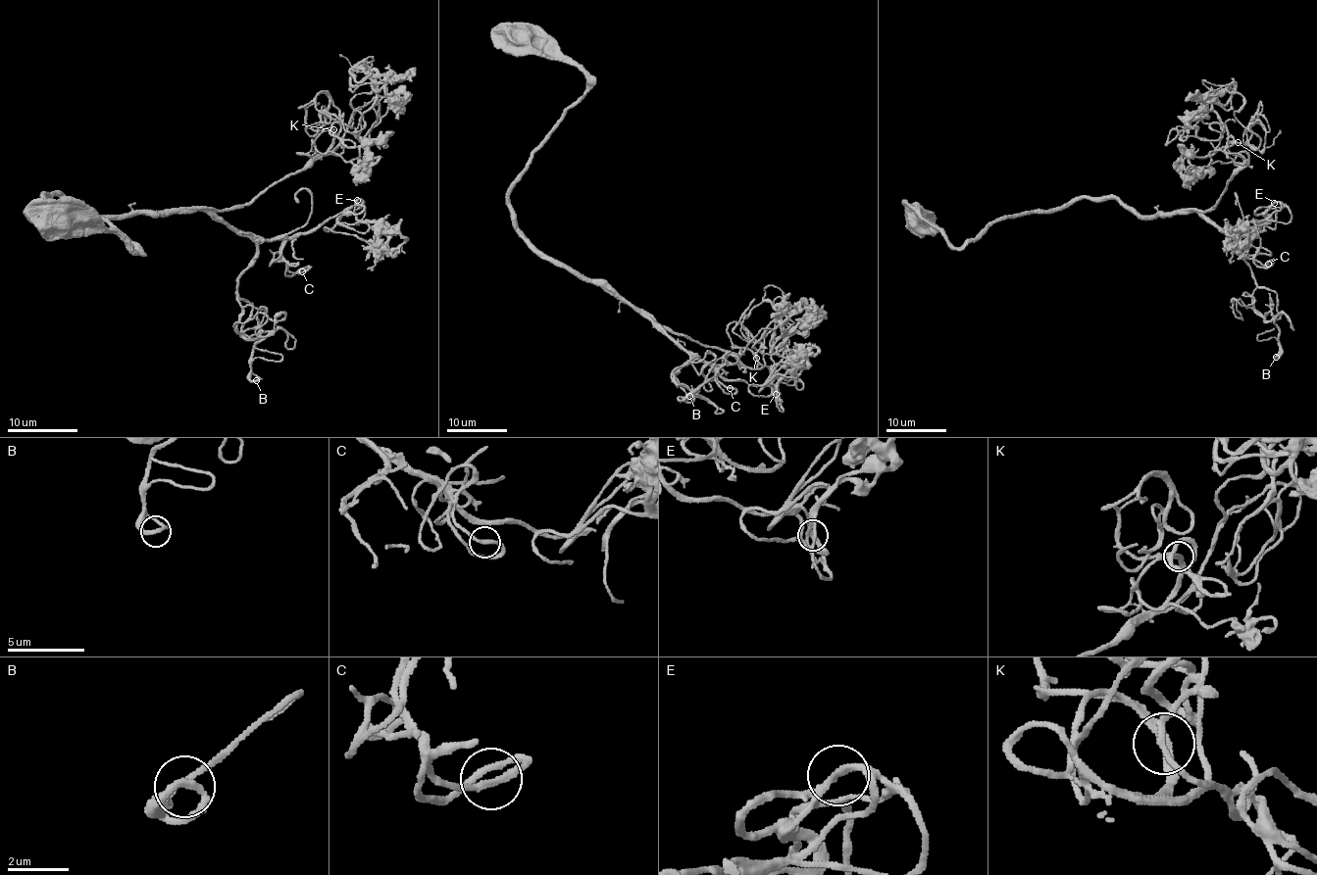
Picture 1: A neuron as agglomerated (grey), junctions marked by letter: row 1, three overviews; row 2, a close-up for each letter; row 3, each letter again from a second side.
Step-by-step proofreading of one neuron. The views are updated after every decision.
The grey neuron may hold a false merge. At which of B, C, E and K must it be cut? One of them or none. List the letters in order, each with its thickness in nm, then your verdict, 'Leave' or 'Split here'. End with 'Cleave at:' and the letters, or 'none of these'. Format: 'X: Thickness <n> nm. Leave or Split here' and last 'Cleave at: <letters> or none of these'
B: Thickness 240 nm. Leave
C: Thickness 240 nm. Leave
E: Thickness 240 nm. Leave
K: Thickness 240 nm. Leave
Cleave at: none of these

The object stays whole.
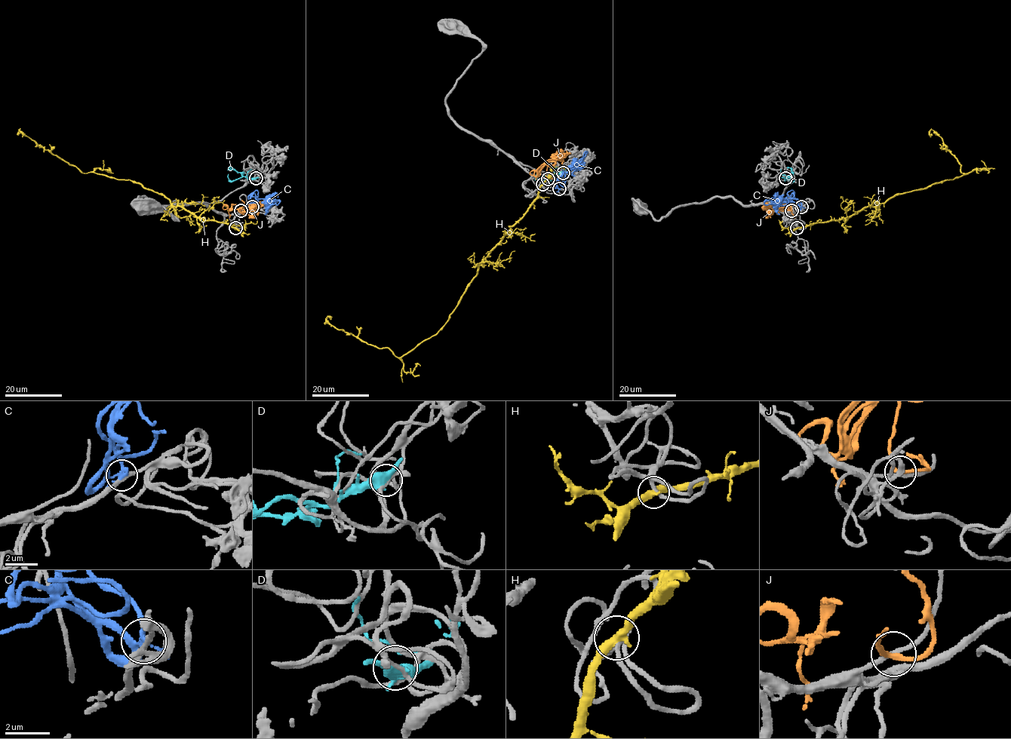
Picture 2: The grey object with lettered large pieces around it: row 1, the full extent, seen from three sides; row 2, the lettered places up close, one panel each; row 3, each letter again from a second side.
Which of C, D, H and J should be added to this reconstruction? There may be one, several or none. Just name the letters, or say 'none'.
C, J

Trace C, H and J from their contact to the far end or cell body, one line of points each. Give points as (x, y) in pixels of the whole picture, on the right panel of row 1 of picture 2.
C: (801, 206), (785, 201), (766, 205), (764, 200)
H: (797, 228), (846, 219), (896, 194), (970, 172), (960, 171), (957, 159), (932, 130), (930, 136)
J: (792, 210), (778, 207), (772, 213), (766, 208), (766, 205)

